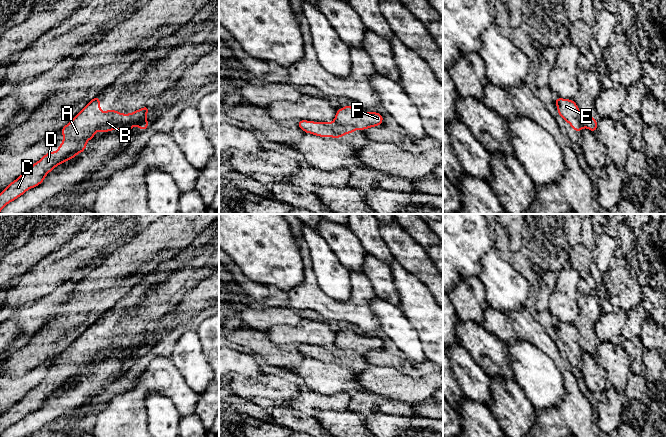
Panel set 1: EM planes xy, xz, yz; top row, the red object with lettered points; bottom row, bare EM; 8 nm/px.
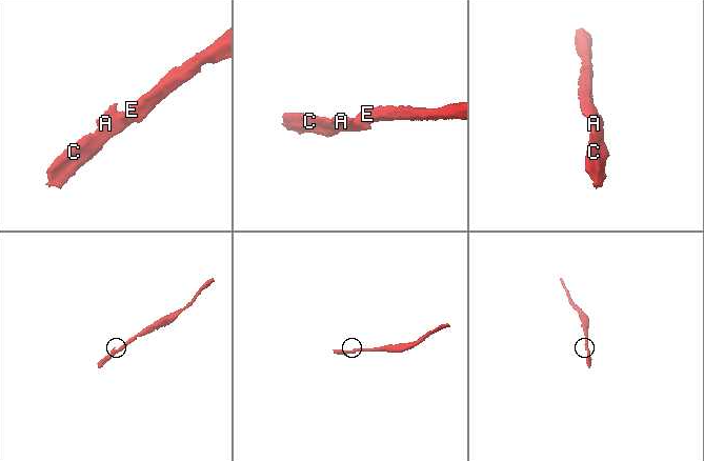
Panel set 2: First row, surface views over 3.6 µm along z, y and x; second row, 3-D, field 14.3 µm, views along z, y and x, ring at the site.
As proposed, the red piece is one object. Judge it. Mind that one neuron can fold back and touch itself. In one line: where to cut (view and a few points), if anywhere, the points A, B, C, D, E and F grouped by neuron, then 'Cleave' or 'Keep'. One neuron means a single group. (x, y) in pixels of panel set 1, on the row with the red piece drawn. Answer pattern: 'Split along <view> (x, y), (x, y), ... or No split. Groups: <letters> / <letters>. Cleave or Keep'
Split along xz (334, 121), (338, 124), (356, 128). Groups: A B C D / E F. Cleave

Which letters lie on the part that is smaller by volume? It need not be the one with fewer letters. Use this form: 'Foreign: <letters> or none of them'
Foreign: A, B, C, D

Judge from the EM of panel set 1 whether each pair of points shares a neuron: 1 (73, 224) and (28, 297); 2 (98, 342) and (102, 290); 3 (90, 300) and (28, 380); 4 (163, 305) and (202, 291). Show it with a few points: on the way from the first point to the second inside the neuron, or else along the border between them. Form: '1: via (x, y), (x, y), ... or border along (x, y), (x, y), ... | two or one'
1: border along (80, 232), (60, 246) | two
2: border along (118, 300), (109, 310), (101, 314), (90, 324) | two
3: border along (51, 358), (19, 376) | two
4: border along (178, 304), (157, 319) | two

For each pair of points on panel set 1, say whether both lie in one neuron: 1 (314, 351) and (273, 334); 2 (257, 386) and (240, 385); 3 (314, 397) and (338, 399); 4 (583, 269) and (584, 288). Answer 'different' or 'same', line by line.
1: different
2: same
3: same
4: same

